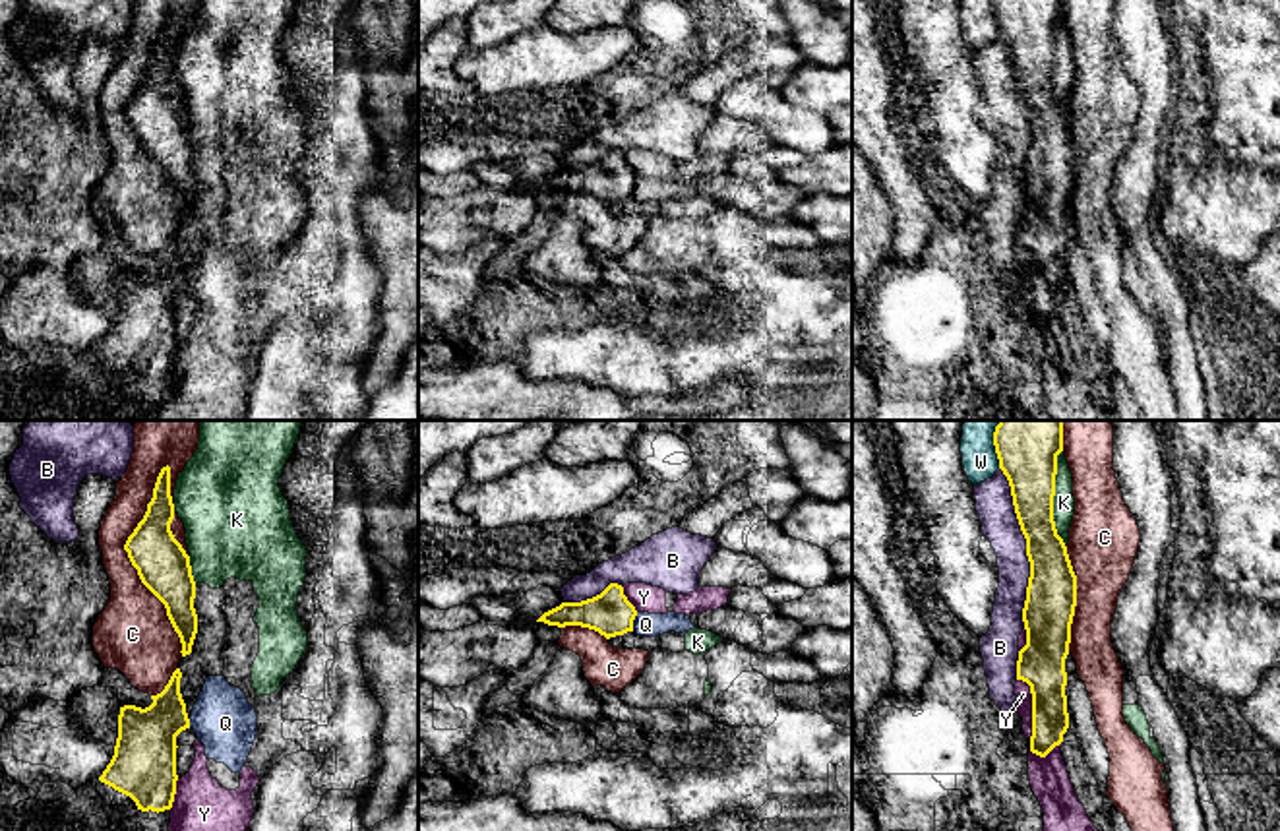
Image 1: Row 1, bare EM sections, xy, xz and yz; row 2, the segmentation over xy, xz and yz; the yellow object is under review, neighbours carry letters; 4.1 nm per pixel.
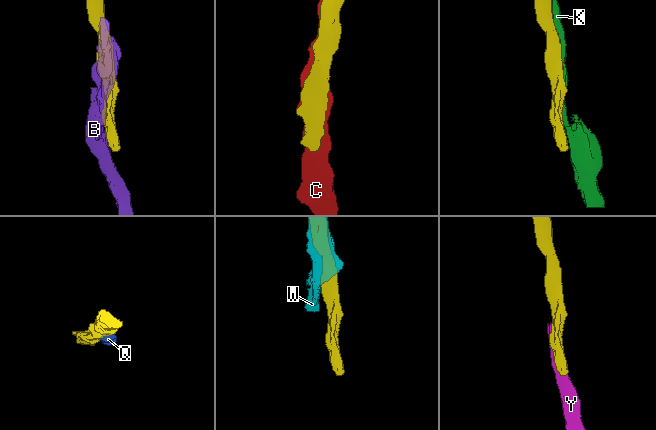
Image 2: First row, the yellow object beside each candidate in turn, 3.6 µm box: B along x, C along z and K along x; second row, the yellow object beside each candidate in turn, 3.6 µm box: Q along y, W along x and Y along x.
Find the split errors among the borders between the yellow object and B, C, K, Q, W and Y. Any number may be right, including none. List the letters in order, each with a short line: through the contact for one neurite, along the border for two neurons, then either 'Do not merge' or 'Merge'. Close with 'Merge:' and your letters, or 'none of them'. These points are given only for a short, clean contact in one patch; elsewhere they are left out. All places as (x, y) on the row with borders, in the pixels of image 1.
B: Do not merge
C: Do not merge
K: Do not merge
Q: Line: xz (638, 613), (632, 630). Do not merge
W: Do not merge
Y: Do not merge
Merge: none of them

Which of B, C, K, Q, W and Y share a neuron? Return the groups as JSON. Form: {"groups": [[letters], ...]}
{"groups": [["B"], ["C"], ["K"], ["Q"], ["W"], ["Y"]]}

